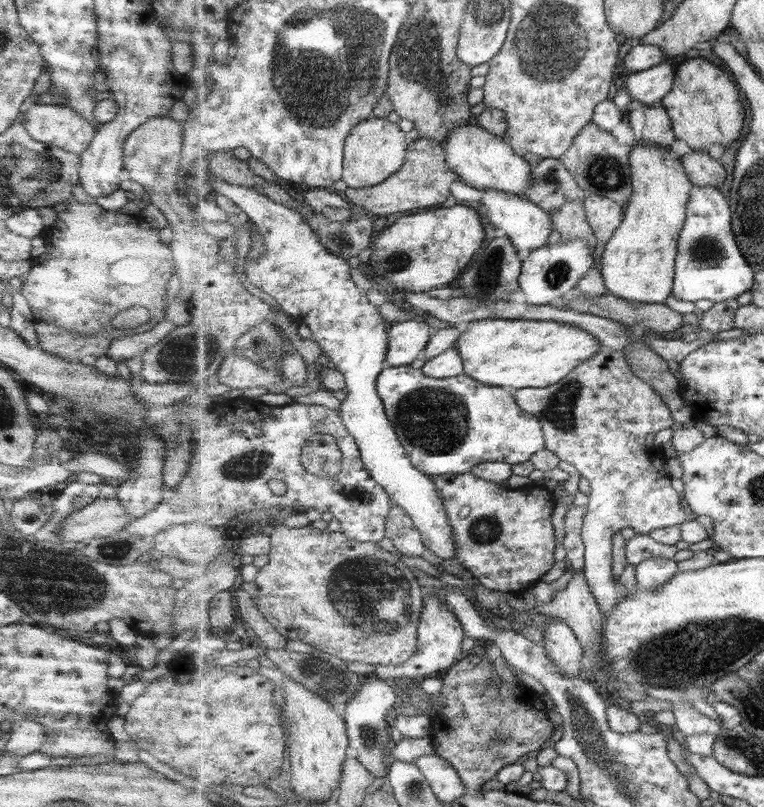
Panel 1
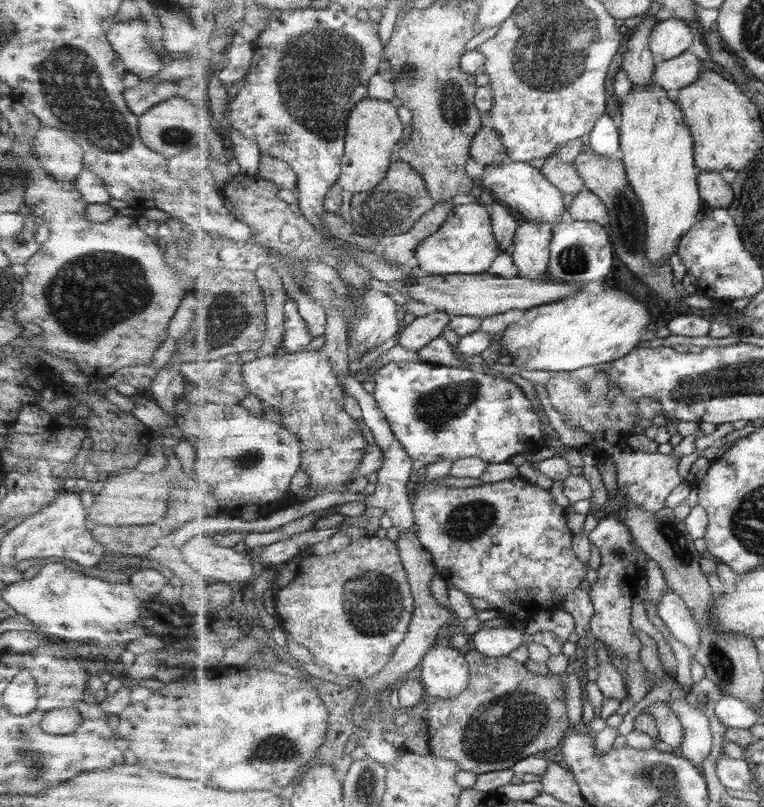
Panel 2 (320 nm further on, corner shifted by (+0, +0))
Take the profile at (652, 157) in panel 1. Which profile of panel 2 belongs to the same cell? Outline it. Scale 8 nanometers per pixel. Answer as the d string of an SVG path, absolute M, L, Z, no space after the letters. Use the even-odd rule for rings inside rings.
M655 15L647 17L635 27L636 30L626 40L626 51L622 54L621 69L627 74L631 82L631 89L627 95L618 98L621 112L622 155L620 158L624 161L628 179L644 208L644 215L648 222L646 253L656 267L663 259L669 259L669 256L676 252L681 239L695 226L699 213L705 207L704 201L700 197L701 170L696 165L696 144L692 130L686 123L684 110L677 101L669 100L665 88L654 80L657 58L650 47L650 36L658 23Z

